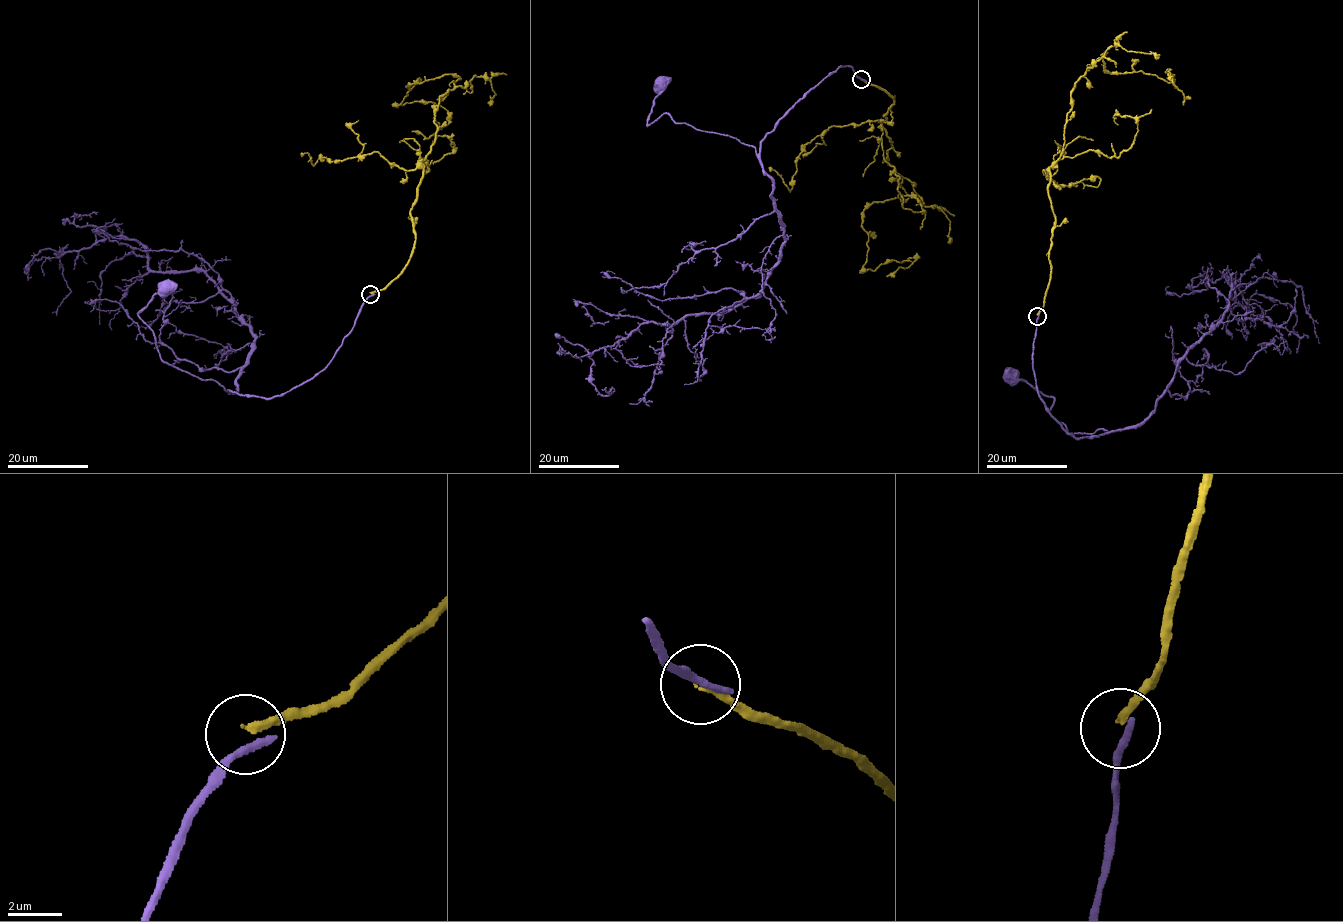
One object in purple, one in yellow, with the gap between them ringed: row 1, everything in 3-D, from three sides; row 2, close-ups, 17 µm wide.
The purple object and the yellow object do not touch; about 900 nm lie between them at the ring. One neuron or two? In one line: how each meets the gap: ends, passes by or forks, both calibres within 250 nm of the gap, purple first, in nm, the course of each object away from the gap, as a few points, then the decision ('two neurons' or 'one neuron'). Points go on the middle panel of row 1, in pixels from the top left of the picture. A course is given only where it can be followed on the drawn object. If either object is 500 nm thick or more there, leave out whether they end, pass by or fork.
purple ends | yellow ends | 360/240 nm | purple via (861, 78), (853, 67), (840, 67), (778, 122), (758, 153), (664, 113), (648, 124), (661, 82) | yellow via (862, 79), (892, 97), (886, 156), (908, 197), (863, 213), (864, 265), (917, 258), (886, 276) | two neurons

